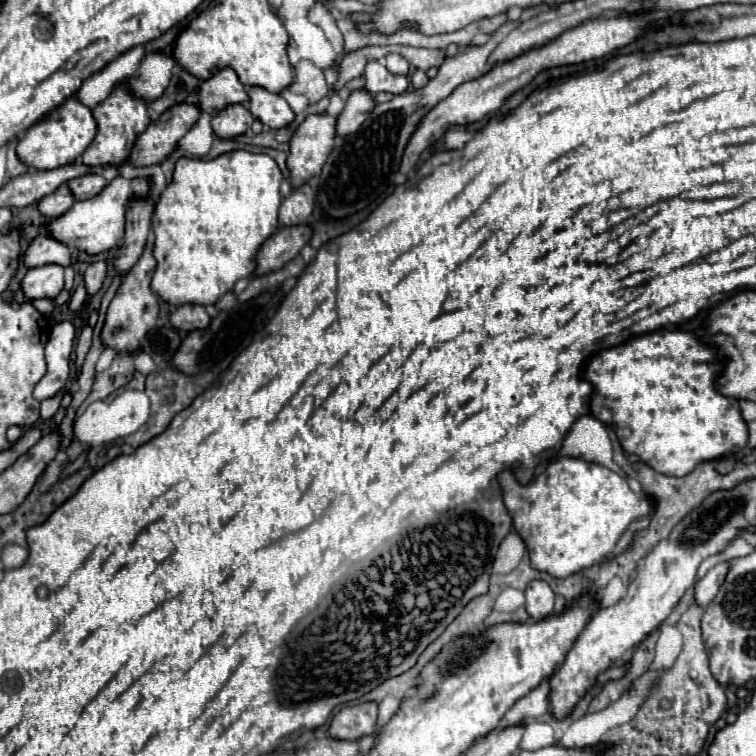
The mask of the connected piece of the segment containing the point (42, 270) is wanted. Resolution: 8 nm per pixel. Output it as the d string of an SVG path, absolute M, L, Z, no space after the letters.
M41 265L29 269L21 281L21 291L27 299L55 299L63 289L63 267Z

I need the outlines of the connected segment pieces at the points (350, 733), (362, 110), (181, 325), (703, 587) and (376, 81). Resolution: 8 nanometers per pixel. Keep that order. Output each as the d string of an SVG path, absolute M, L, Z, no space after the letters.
M367 701L351 707L343 707L329 725L333 739L359 741L365 735L373 735L377 729L377 703Z
M361 91L351 93L343 111L337 115L337 137L347 137L349 133L355 133L361 127L361 123L369 117L373 107L375 101L371 95Z
M181 305L169 315L169 323L179 331L205 329L211 323L203 305Z
M723 561L719 565L715 565L713 569L709 569L709 573L695 583L695 591L693 591L695 605L707 607L713 601L713 597L717 595L719 587L721 587L725 575L727 575L727 569L729 569L729 563Z
M369 61L365 67L365 87L369 93L393 93L401 95L407 91L409 81L405 75L391 75L383 61Z

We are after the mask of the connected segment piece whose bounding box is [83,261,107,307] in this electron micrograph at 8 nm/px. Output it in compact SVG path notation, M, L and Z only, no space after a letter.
M97 261L97 263L91 263L85 271L85 291L87 291L87 299L83 303L83 307L89 305L89 299L101 289L103 285L103 279L107 275L107 263L105 261Z

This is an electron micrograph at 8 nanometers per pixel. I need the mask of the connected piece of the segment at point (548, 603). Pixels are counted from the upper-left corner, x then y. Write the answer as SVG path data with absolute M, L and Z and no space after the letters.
M531 581L525 589L525 609L531 615L531 619L539 621L545 619L547 615L553 613L553 603L555 603L555 593L545 581Z

